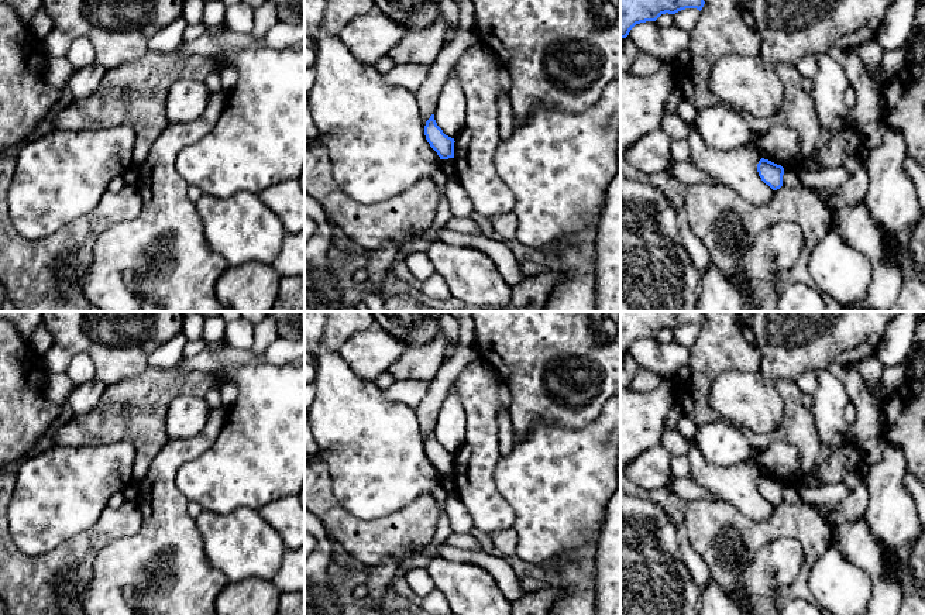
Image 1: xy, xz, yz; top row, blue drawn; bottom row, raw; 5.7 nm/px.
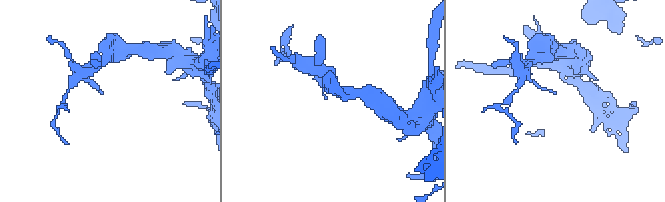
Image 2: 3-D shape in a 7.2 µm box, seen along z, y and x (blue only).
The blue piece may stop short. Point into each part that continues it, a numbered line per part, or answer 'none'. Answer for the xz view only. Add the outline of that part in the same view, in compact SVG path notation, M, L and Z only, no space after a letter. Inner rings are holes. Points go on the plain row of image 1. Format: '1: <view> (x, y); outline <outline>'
none

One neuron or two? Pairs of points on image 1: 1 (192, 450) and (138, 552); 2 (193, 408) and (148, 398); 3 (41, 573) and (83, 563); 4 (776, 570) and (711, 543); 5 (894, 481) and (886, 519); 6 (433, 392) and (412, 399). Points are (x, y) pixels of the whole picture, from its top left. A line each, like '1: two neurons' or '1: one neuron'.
1: one neuron
2: two neurons
3: one neuron
4: two neurons
5: one neuron
6: two neurons

